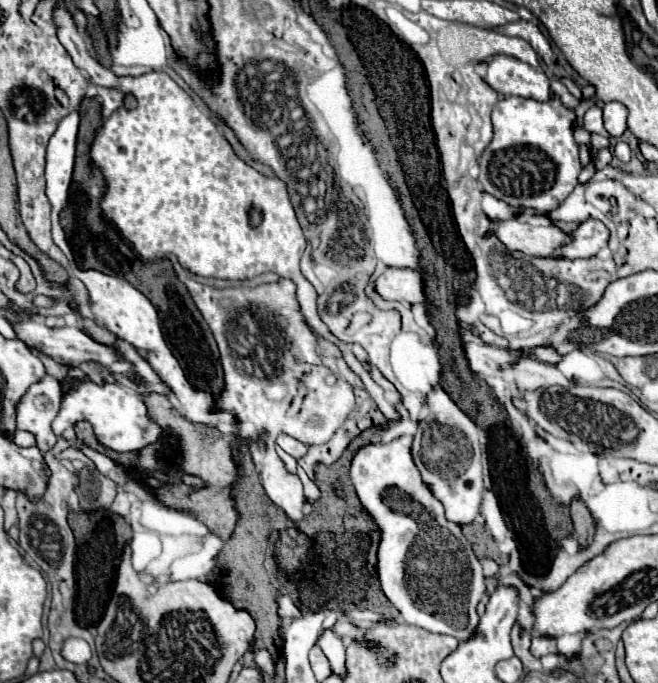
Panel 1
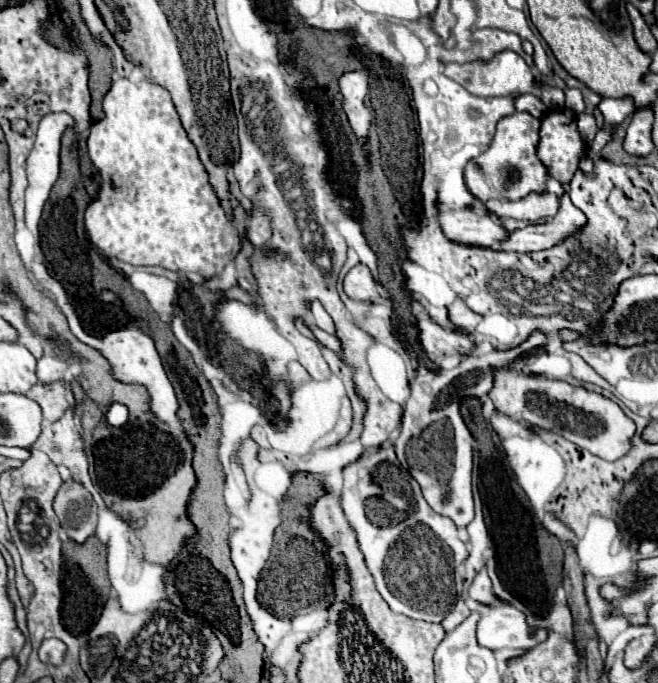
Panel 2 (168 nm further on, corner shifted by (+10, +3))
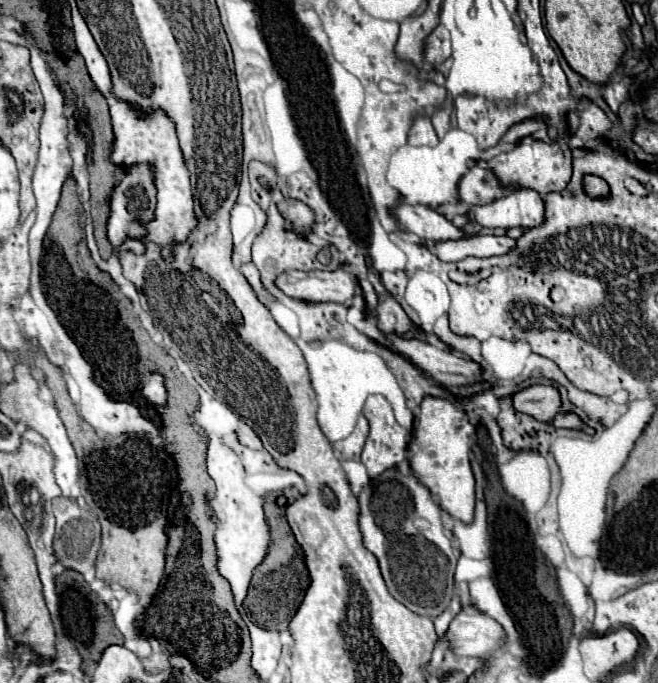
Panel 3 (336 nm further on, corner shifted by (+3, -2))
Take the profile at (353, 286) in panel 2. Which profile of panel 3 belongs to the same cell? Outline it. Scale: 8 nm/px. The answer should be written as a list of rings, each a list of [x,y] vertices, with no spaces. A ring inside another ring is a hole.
[[[339,269],[333,273],[327,271],[289,271],[277,277],[277,285],[291,297],[295,299],[303,299],[303,301],[333,301],[333,303],[343,303],[343,305],[351,305],[351,301],[355,299],[357,293],[357,277],[353,277],[351,273]]]

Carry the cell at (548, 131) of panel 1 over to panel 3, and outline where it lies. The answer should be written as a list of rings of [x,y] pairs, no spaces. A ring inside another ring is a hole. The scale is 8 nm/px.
[[[479,165],[471,167],[459,181],[459,197],[463,203],[469,205],[487,205],[499,197],[505,197],[511,191],[515,189],[499,189],[499,181],[491,177],[491,169]]]

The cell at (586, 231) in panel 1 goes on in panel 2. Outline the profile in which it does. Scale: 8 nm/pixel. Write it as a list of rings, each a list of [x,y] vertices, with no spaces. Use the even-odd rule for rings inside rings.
[[[564,194],[560,200],[560,210],[552,220],[544,224],[528,224],[526,228],[508,232],[508,236],[500,242],[500,250],[514,250],[514,252],[544,250],[558,244],[560,240],[564,240],[582,226],[584,214],[568,200],[568,194]]]

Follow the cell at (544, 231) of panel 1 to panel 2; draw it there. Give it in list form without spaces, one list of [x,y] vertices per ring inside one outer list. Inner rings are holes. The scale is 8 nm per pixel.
[[[450,210],[438,212],[438,222],[446,238],[464,246],[496,248],[496,240],[508,232],[500,226],[498,218],[490,212]]]

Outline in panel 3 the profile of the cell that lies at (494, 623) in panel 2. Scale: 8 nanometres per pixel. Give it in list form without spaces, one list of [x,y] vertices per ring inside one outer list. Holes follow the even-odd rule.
[[[459,613],[449,625],[449,639],[455,655],[475,657],[499,651],[507,643],[507,633],[489,615]]]

